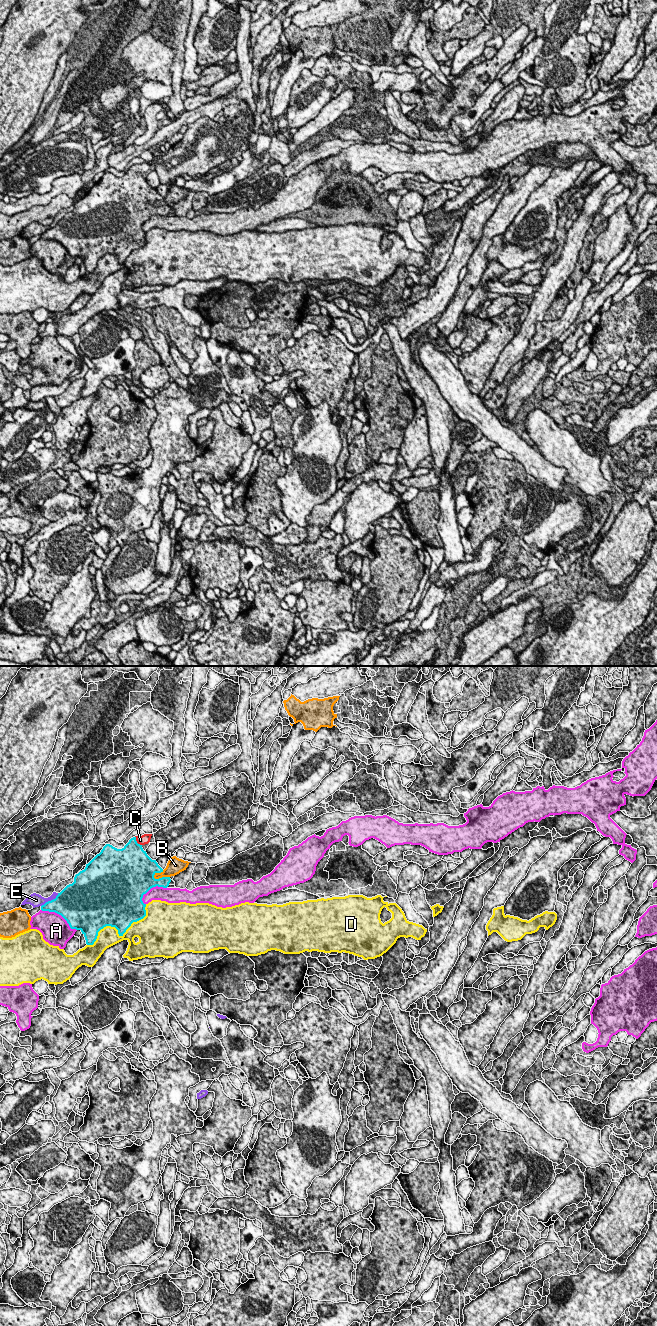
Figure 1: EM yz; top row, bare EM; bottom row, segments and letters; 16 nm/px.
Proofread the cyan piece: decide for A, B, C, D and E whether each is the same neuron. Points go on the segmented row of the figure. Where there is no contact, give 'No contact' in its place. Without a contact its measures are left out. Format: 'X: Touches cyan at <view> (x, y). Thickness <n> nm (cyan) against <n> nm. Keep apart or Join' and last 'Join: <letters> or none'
A: Touches cyan at yz (60, 914). Thickness 500 nm (cyan) against 440 nm. Keep apart
B: Touches cyan at yz (161, 878). Thickness 280 nm (cyan) against 240 nm. Keep apart
C: Touches cyan at yz (136, 841). Thickness 400 nm (cyan) against 160 nm. Join
D: Touches cyan at yz (118, 933). Thickness 360 nm (cyan) against 320 nm. Keep apart
E: Touches cyan at yz (51, 900). Thickness 400 nm (cyan) against 220 nm. Keep apart
Join: C

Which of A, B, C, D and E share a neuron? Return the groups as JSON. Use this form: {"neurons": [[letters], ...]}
{"neurons": [["A"], ["B"], ["C"], ["D"], ["E"]]}

